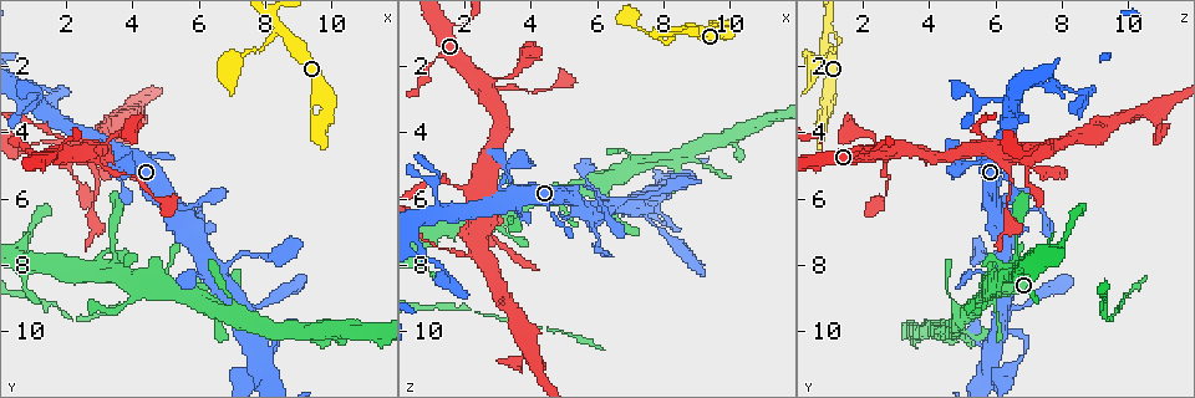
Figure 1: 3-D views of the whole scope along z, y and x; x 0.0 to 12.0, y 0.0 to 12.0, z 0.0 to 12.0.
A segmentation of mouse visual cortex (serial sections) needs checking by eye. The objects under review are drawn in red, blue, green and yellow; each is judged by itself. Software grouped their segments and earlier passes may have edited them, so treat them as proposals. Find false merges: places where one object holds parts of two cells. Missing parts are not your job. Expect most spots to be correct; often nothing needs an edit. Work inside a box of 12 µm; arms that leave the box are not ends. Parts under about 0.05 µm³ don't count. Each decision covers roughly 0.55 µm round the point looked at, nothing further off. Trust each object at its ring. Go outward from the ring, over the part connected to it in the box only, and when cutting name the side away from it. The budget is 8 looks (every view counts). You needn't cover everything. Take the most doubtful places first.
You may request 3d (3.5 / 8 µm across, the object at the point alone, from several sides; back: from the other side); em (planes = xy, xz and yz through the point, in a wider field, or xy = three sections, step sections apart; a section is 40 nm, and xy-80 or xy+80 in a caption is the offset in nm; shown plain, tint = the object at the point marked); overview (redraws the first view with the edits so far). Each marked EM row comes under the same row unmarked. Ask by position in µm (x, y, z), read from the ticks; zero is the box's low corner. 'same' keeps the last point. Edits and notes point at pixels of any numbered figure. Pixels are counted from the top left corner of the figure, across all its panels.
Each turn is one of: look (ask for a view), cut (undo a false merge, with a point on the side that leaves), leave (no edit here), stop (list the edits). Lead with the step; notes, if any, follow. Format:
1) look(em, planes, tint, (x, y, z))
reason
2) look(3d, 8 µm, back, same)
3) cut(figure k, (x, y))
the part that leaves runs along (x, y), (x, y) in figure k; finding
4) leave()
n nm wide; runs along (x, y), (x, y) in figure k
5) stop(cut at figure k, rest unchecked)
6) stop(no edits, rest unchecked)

look(3d, 3.5 µm, back, (8.5, 1.0, 0.9))
arms run side by side

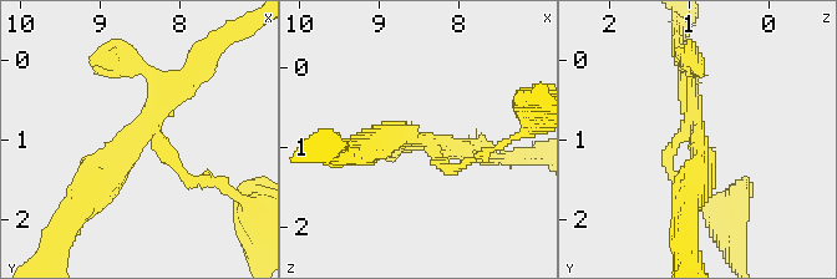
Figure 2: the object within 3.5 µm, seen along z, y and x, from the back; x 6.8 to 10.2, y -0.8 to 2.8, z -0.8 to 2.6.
look(em, planes, tint, (8.50, 0.95, 0.90))
4 arms; arms of 150, 200, 250, 400 nm

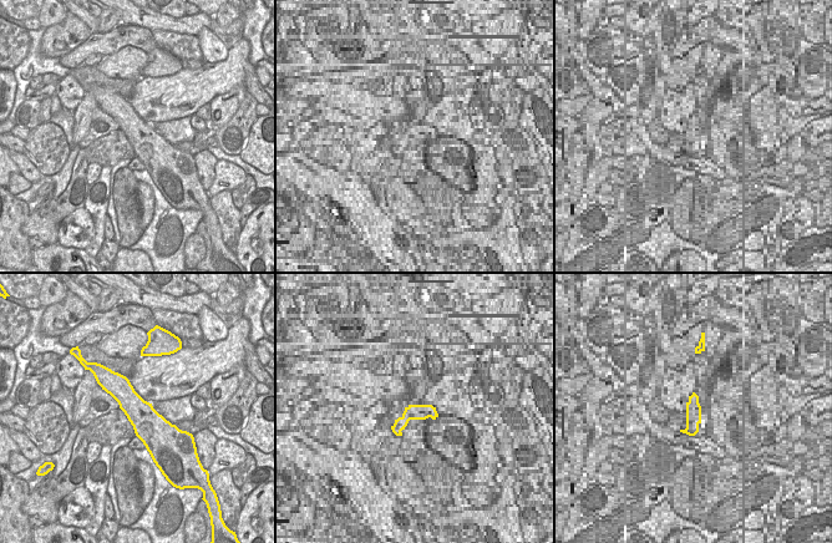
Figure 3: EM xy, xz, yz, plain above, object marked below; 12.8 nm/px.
leave()
runs along (87, 199), (148, 130), (191, 179) in figure 2; continuous, no second cell

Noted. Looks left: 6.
look(3d, 3.5 µm, (2.4, 4.5, 7.7))

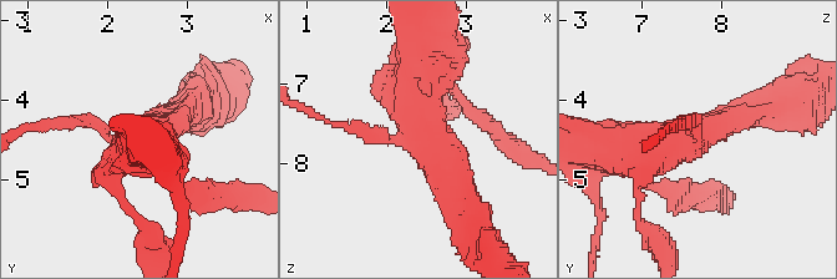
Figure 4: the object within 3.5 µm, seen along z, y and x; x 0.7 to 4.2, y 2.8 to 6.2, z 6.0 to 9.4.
look(em, planes, tint, (2.40, 4.45, 7.70))
3 arms; arms of 150, 300, 600 nm

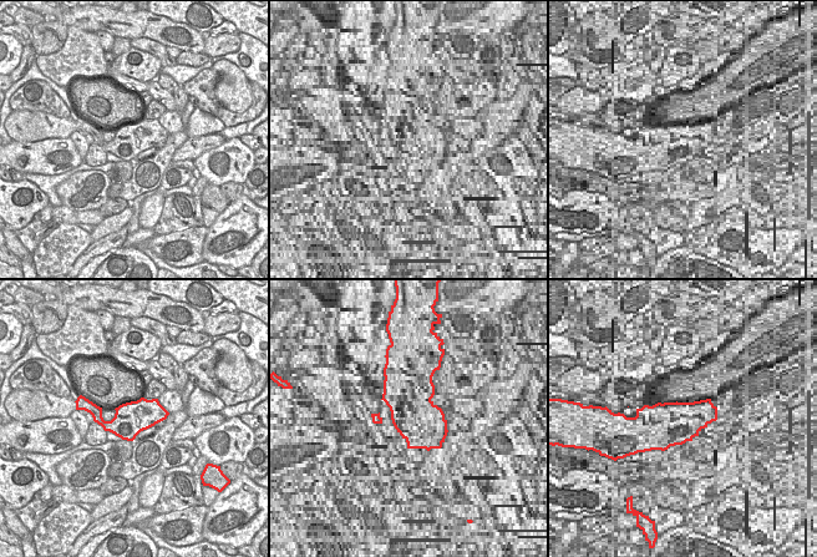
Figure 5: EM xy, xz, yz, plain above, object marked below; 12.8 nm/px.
leave()
runs along (424, 60), (416, 123), (462, 197) in figure 4; one cell here

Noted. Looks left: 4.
look(3d, 3.5 µm, (8.3, 10.3, 6.9))
abrupt turn

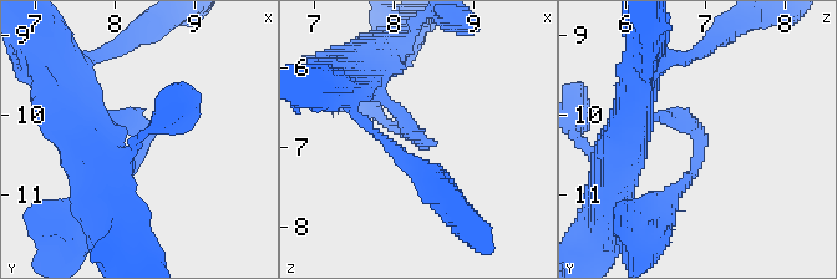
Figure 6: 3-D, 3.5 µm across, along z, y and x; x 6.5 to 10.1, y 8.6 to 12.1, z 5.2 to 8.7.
look(em, xy, step 5, tint, (8.35, 10.25, 6.90))
arms of 150, 150 nm; shape alone is not enough

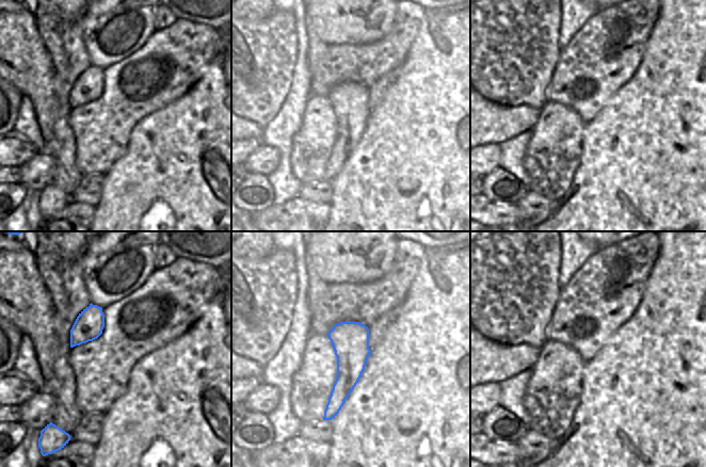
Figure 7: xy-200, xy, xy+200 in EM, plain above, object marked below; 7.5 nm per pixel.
leave()
runs along (356, 324), (348, 377), (326, 417) in figure 7; one cell here

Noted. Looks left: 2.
stop(no edits, rest unchecked)

